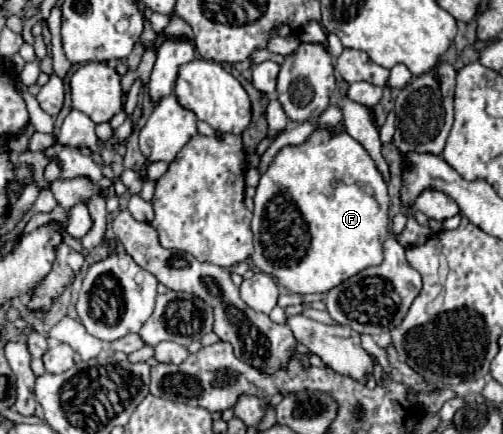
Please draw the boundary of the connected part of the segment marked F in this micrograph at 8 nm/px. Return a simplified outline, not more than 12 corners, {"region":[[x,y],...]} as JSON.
{"region":[[317,130],[261,176],[251,262],[295,294],[383,262],[387,184]]}

